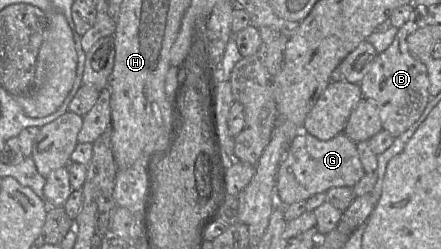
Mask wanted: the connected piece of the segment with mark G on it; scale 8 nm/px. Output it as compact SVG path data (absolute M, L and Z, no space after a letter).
M302 131L289 144L276 175L275 198L282 206L306 201L311 196L335 187L353 187L364 177L357 143L344 133L329 140L320 140Z

